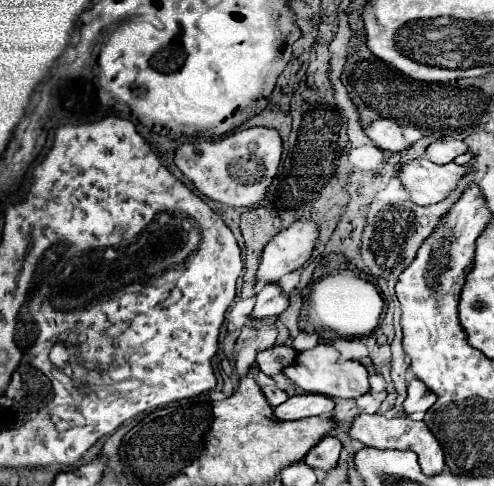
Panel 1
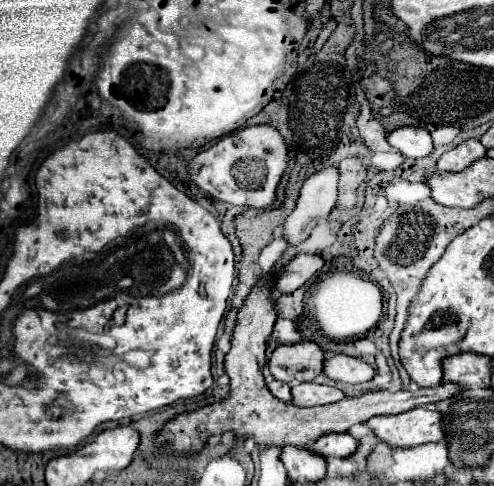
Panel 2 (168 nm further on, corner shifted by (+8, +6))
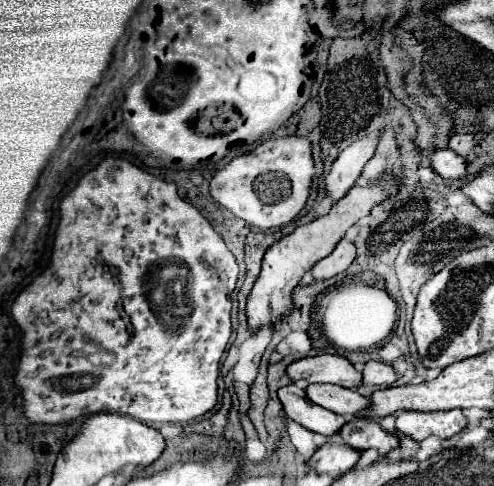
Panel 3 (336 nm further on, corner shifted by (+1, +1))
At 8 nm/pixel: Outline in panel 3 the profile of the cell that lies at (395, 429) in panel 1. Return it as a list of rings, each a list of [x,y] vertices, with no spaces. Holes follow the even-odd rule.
[[[461,409],[449,411],[401,411],[397,415],[397,431],[423,441],[429,435],[449,439],[467,427],[467,417]]]

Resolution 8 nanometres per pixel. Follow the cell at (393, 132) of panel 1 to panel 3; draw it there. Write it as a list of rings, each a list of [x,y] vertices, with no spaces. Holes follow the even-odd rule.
[[[437,149],[431,157],[431,167],[445,179],[465,179],[467,177],[467,161],[451,149]]]

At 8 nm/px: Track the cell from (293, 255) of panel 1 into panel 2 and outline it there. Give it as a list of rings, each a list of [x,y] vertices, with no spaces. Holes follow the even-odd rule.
[[[322,168],[312,174],[300,192],[296,208],[282,222],[282,238],[288,246],[300,246],[322,216],[330,214],[336,204],[336,186],[338,186],[338,168]]]

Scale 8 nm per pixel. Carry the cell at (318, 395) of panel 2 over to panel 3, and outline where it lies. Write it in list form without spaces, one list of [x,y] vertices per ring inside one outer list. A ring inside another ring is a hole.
[[[331,383],[309,385],[307,397],[313,403],[317,403],[329,411],[343,415],[345,419],[361,415],[371,405],[371,401],[367,397],[359,395],[357,391],[341,387],[341,385],[331,385]]]

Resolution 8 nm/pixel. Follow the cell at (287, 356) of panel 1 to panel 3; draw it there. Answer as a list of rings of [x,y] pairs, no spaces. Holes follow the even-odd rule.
[[[317,355],[295,361],[287,367],[287,373],[293,381],[307,379],[309,383],[335,383],[351,389],[361,385],[361,373],[339,355]]]

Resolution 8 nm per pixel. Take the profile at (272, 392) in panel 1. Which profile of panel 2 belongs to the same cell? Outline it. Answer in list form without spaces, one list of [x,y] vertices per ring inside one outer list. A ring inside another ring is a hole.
[[[272,380],[268,382],[268,390],[282,402],[290,402],[290,386],[284,384],[284,382],[278,382],[278,380]]]

